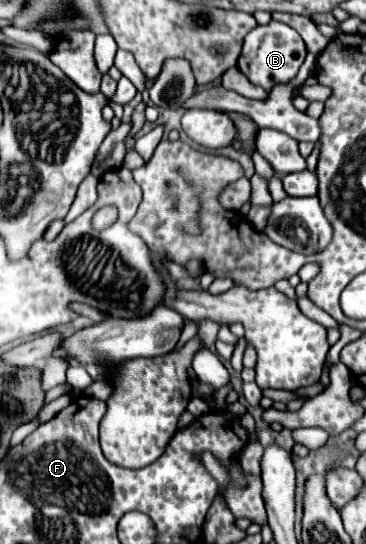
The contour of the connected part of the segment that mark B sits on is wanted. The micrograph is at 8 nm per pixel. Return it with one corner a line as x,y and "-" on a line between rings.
271,21
267,25
259,25
259,27
255,27
253,31
247,33
241,57
237,61
237,69
253,85
259,85
269,93
275,85
285,85
291,79
295,79
299,67
305,61
305,55
307,55
307,49
305,49
301,35
285,23

